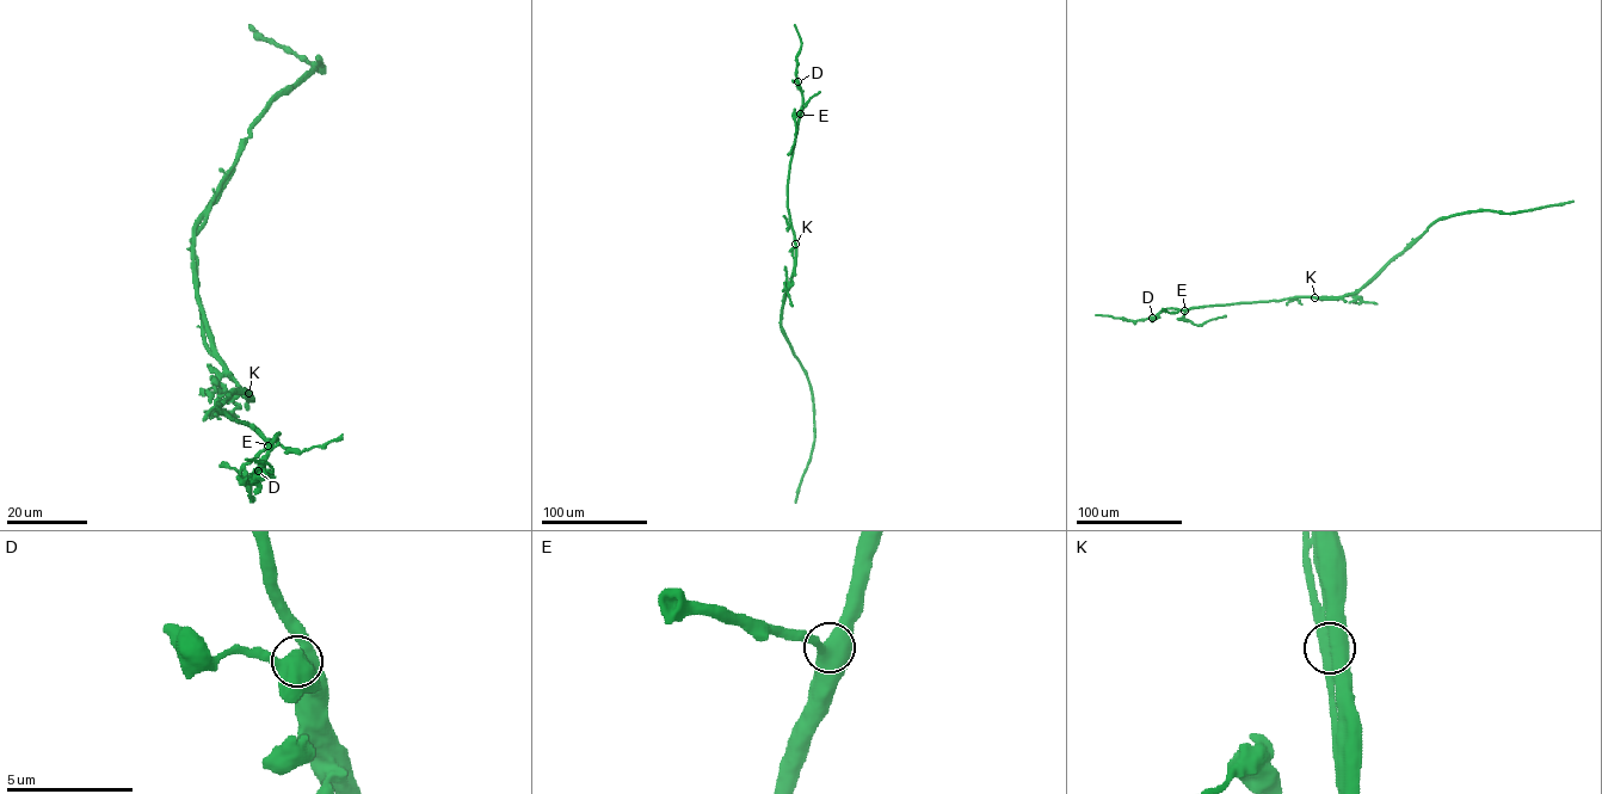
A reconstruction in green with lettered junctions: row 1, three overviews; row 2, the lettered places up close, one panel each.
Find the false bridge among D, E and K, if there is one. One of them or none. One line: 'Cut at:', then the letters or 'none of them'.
Cut at: K

